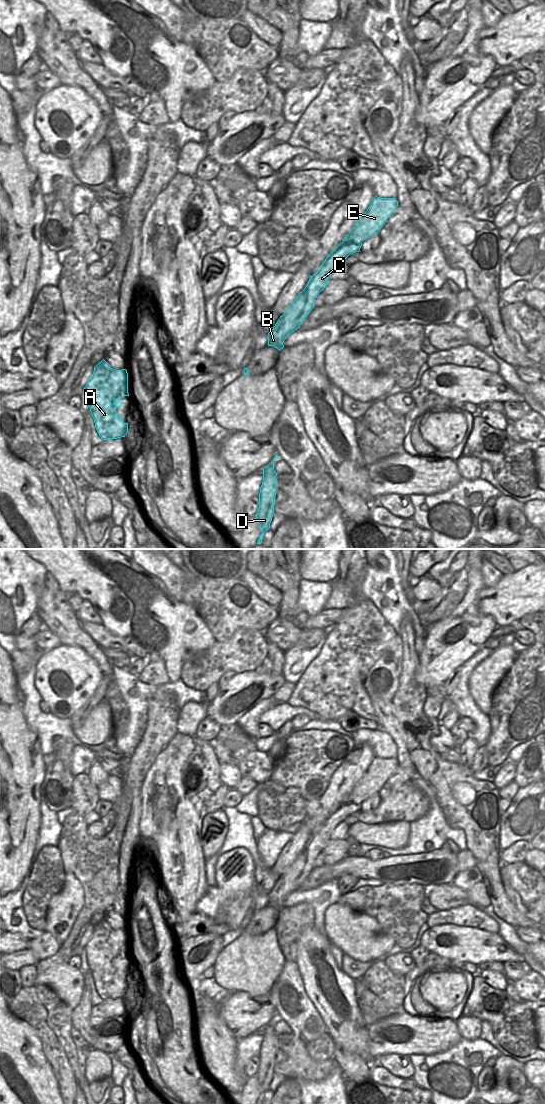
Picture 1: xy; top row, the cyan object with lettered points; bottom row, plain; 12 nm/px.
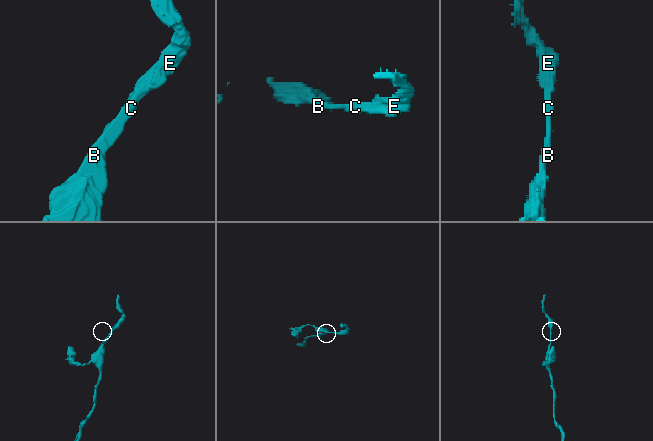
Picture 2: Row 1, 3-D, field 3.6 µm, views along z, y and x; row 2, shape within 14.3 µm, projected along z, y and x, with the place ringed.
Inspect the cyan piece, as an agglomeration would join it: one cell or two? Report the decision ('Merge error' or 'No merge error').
No merge error.

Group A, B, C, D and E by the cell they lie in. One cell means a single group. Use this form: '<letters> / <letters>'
A B C D E

